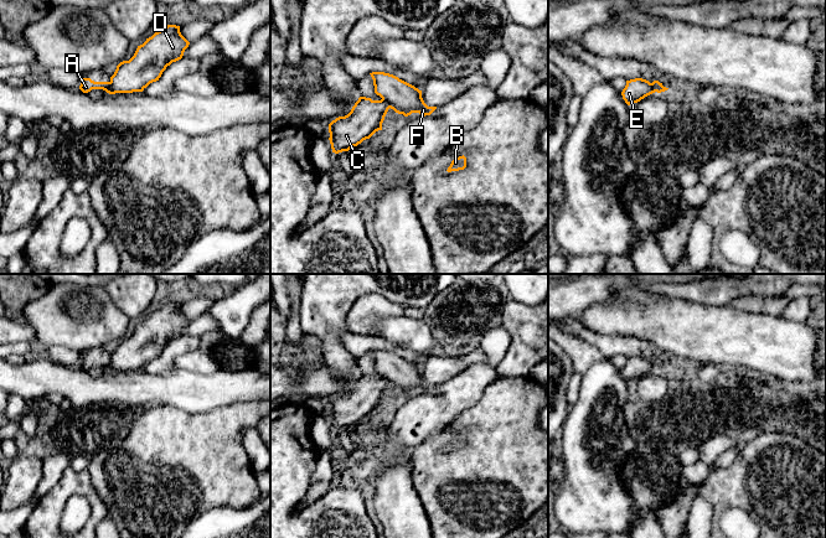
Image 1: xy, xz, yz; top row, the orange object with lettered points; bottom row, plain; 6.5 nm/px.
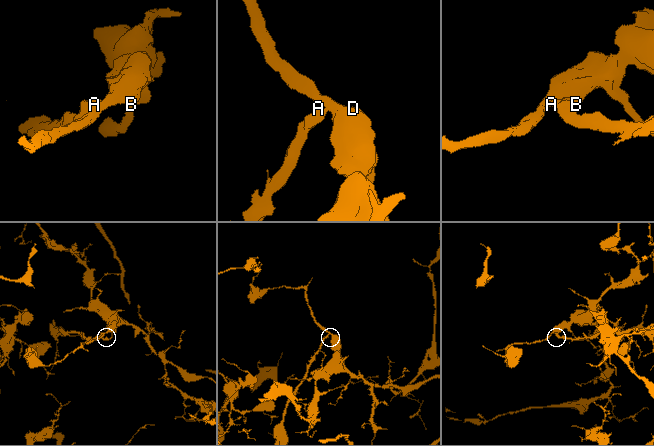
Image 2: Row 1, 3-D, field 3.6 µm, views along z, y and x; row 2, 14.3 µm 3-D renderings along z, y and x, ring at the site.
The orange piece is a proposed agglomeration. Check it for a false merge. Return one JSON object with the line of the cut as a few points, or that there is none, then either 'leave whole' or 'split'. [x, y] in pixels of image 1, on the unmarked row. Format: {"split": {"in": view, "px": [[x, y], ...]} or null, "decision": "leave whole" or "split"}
{"split": {"in": "xz", "px": [[382, 376], [390, 384]]}, "decision": "split"}

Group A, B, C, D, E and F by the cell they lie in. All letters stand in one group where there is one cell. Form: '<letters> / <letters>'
A C / B D E F

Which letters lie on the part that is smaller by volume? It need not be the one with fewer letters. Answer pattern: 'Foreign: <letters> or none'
Foreign: A, C

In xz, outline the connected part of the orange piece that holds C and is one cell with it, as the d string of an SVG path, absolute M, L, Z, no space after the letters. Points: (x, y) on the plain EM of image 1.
M360 374L347 393L339 394L329 402L332 430L349 429L382 408L388 387L389 383L383 377Z

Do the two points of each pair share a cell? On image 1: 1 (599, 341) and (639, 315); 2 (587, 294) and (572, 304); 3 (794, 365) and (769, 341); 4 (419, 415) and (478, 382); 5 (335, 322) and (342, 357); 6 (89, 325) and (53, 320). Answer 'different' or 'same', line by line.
1: different
2: same
3: same
4: same
5: same
6: same

